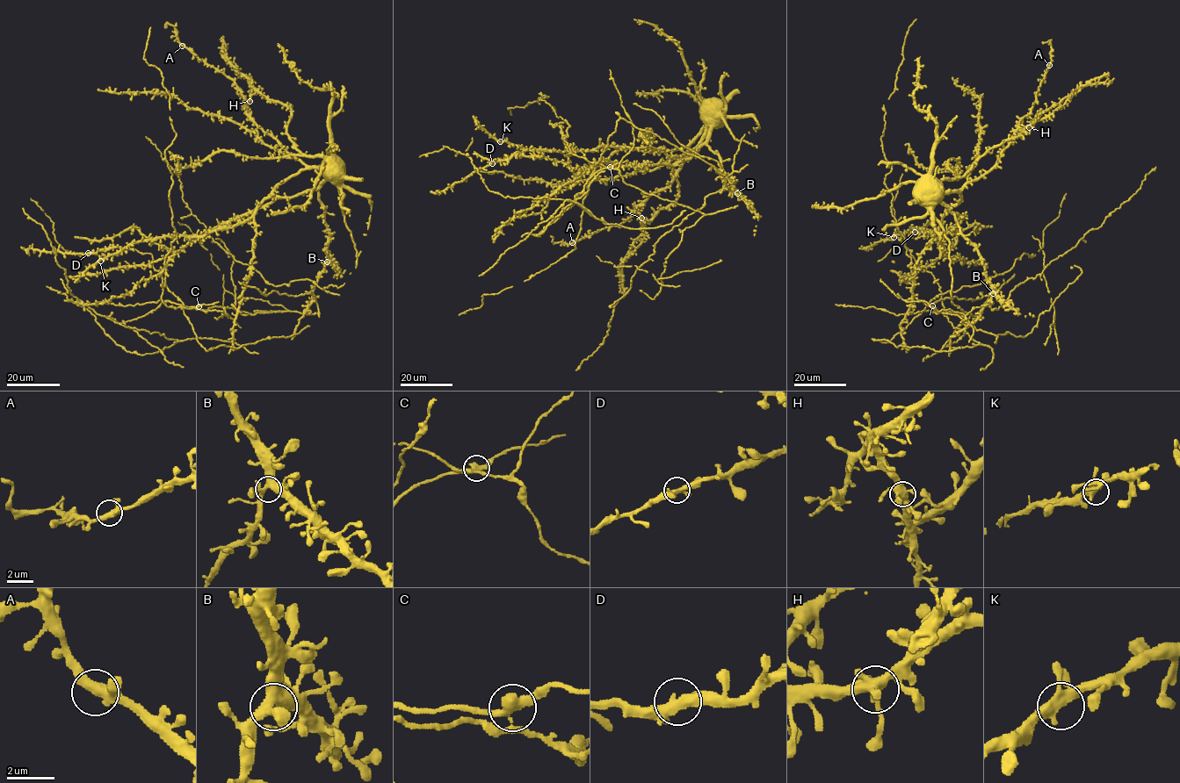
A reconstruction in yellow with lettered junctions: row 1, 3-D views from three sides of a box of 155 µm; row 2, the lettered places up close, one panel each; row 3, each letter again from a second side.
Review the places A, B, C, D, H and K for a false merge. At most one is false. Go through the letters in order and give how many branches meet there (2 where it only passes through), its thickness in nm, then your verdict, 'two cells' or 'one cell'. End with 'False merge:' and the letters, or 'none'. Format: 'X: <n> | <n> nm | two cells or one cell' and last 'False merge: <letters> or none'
A: 3 | 360 nm | one cell
B: 4 | 400 nm | one cell
C: 4 | 340 nm | two cells
D: 4 | 360 nm | one cell
H: 4 | 460 nm | one cell
K: 4 | 400 nm | one cell
False merge: C

